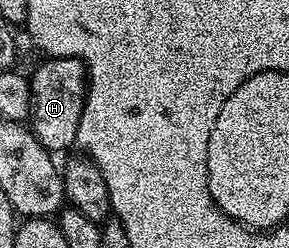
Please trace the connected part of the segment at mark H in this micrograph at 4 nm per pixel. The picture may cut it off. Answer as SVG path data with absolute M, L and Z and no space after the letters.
M46 57L34 68L29 80L29 117L27 125L34 136L51 152L65 150L77 141L79 116L83 116L83 104L87 89L85 65L78 58Z

